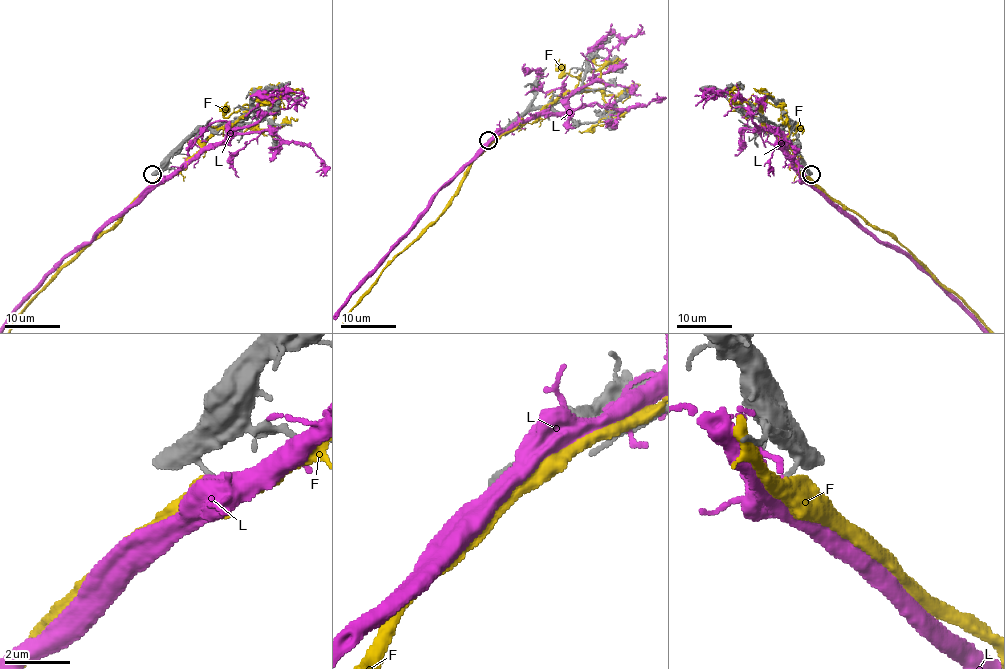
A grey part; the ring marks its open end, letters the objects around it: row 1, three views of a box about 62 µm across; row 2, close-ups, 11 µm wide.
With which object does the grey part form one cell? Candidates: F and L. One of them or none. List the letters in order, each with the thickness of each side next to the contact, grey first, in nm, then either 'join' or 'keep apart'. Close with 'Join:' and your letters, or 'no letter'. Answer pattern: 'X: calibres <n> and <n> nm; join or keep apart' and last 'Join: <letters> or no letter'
F: calibres 300 and 480 nm; keep apart
L: calibres 300 and 650 nm; keep apart
Join: no letter

